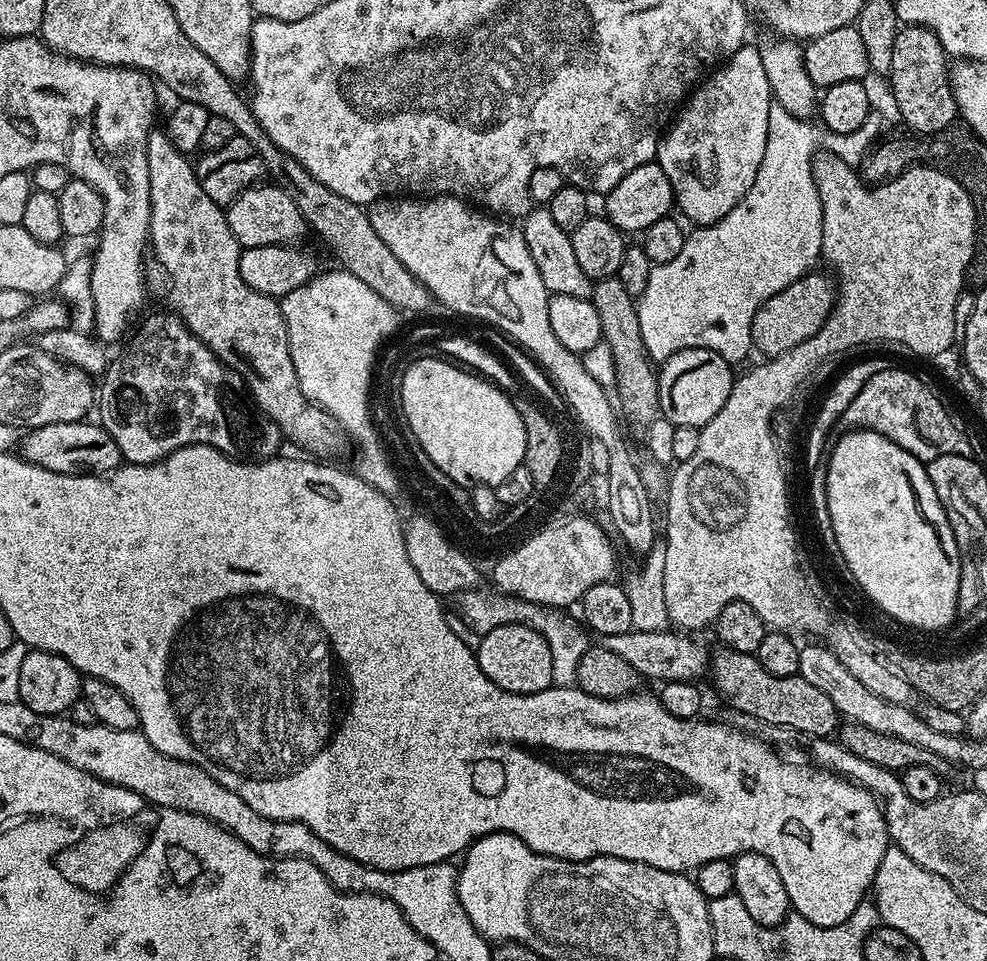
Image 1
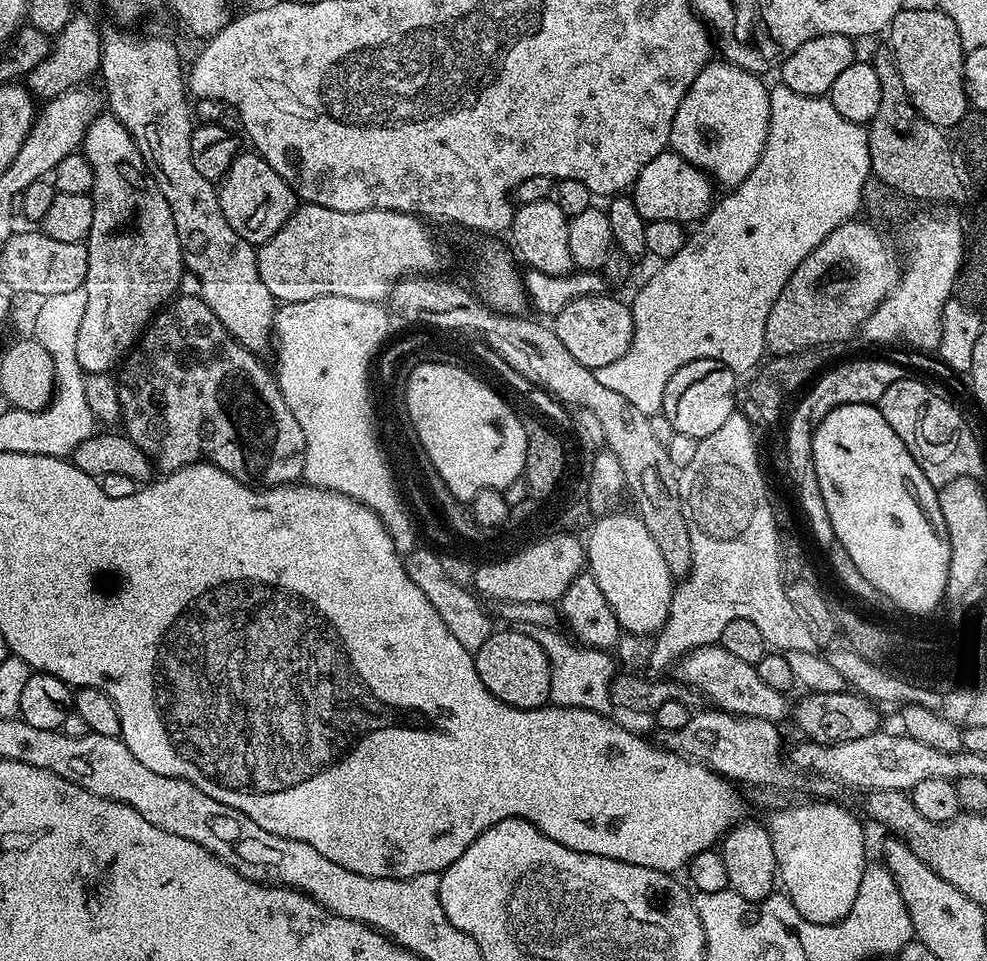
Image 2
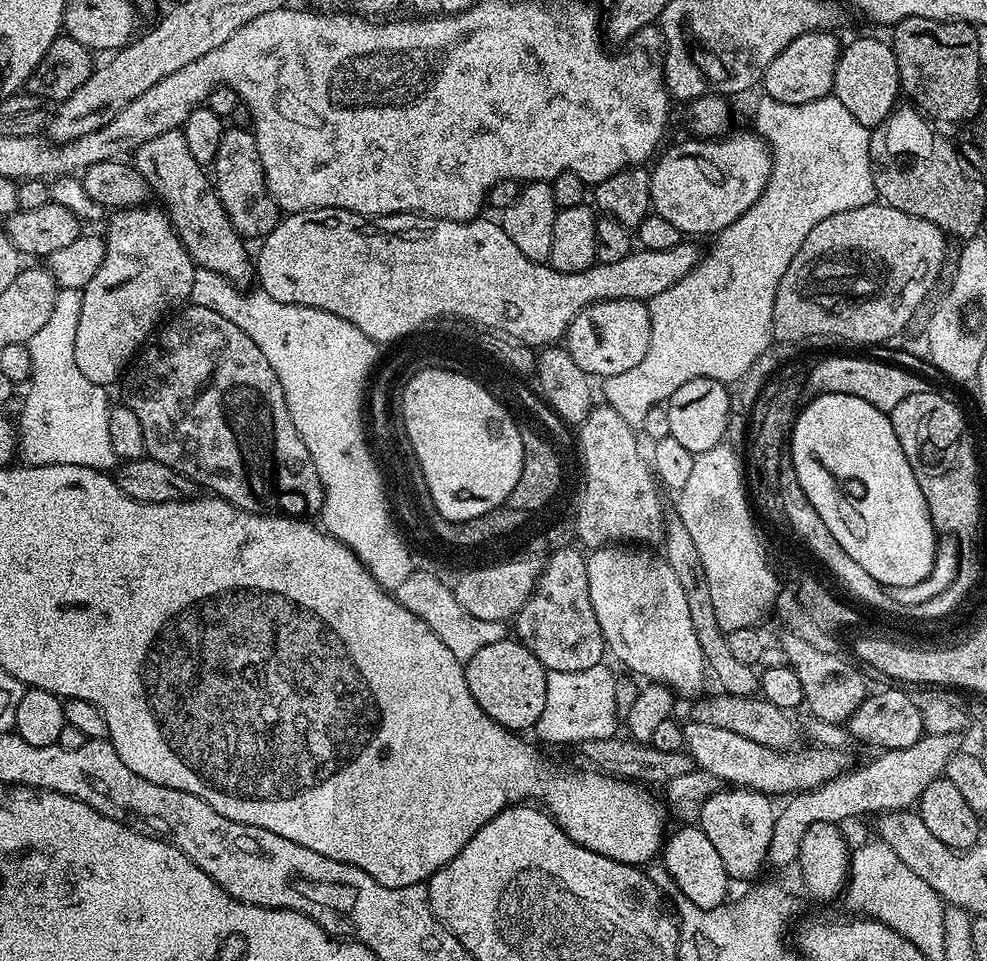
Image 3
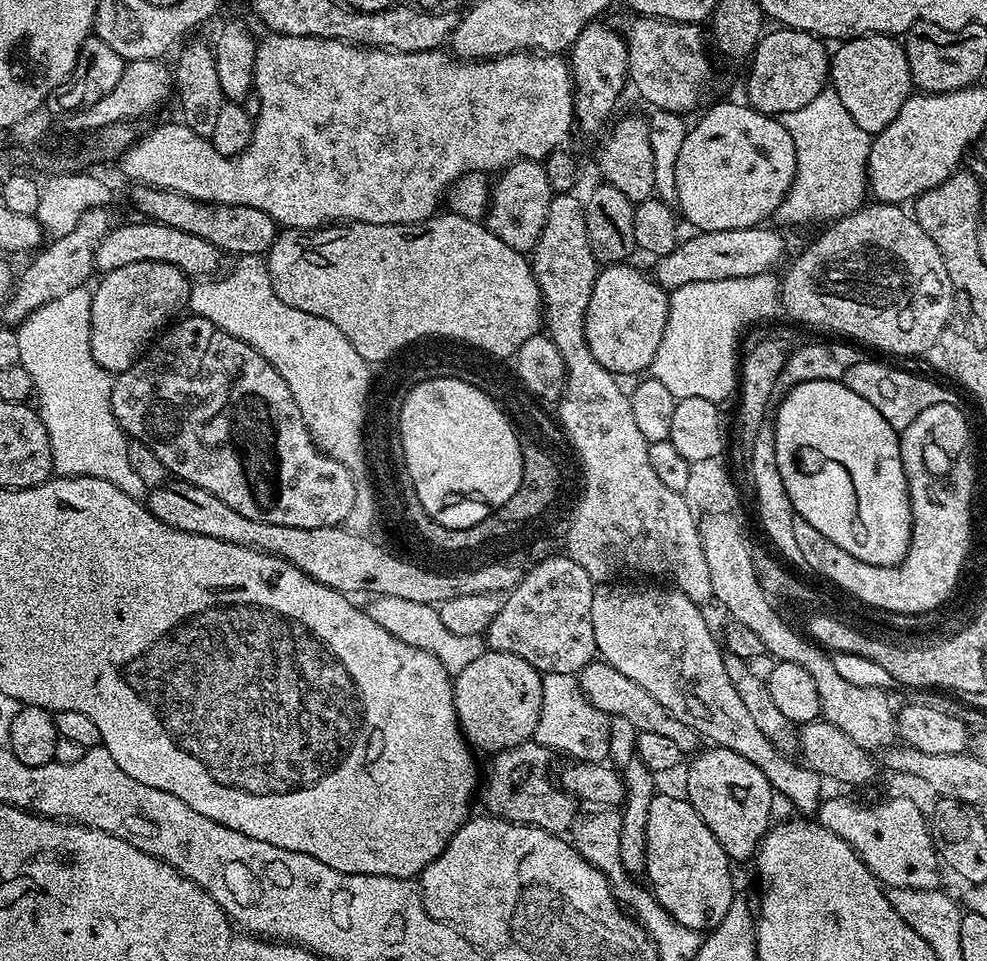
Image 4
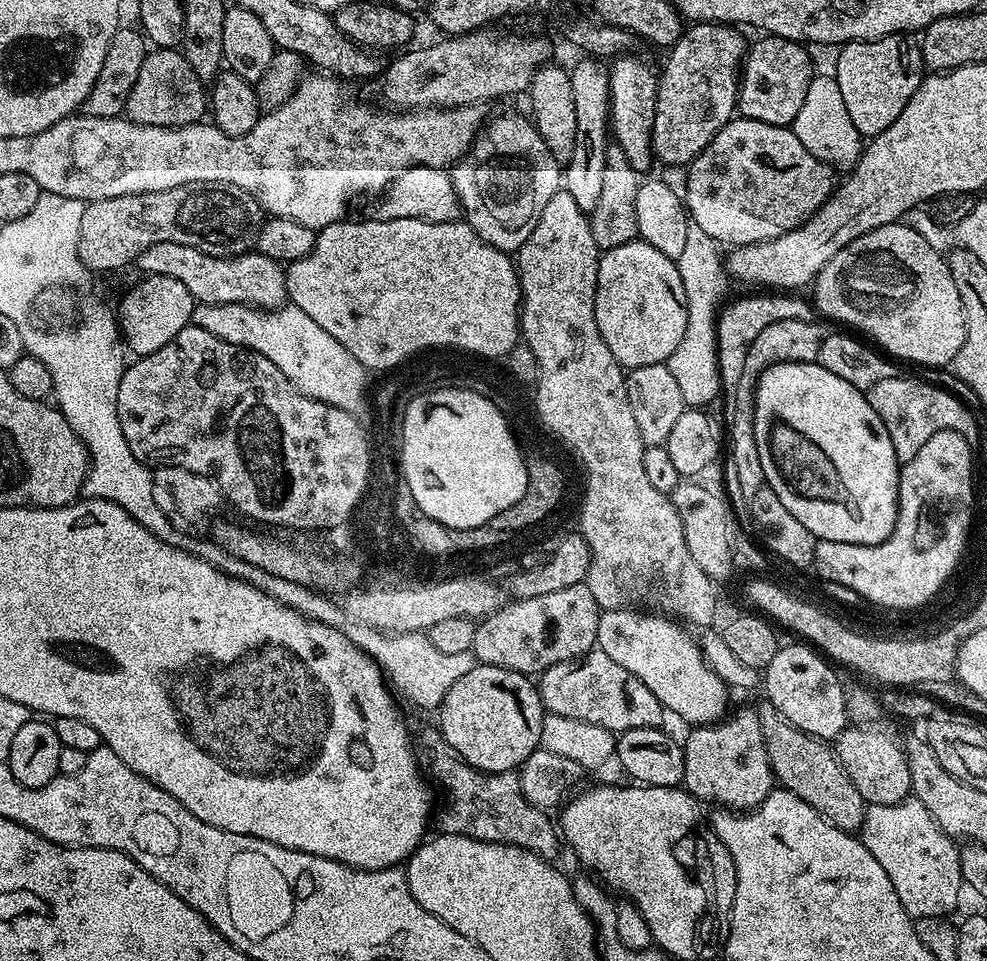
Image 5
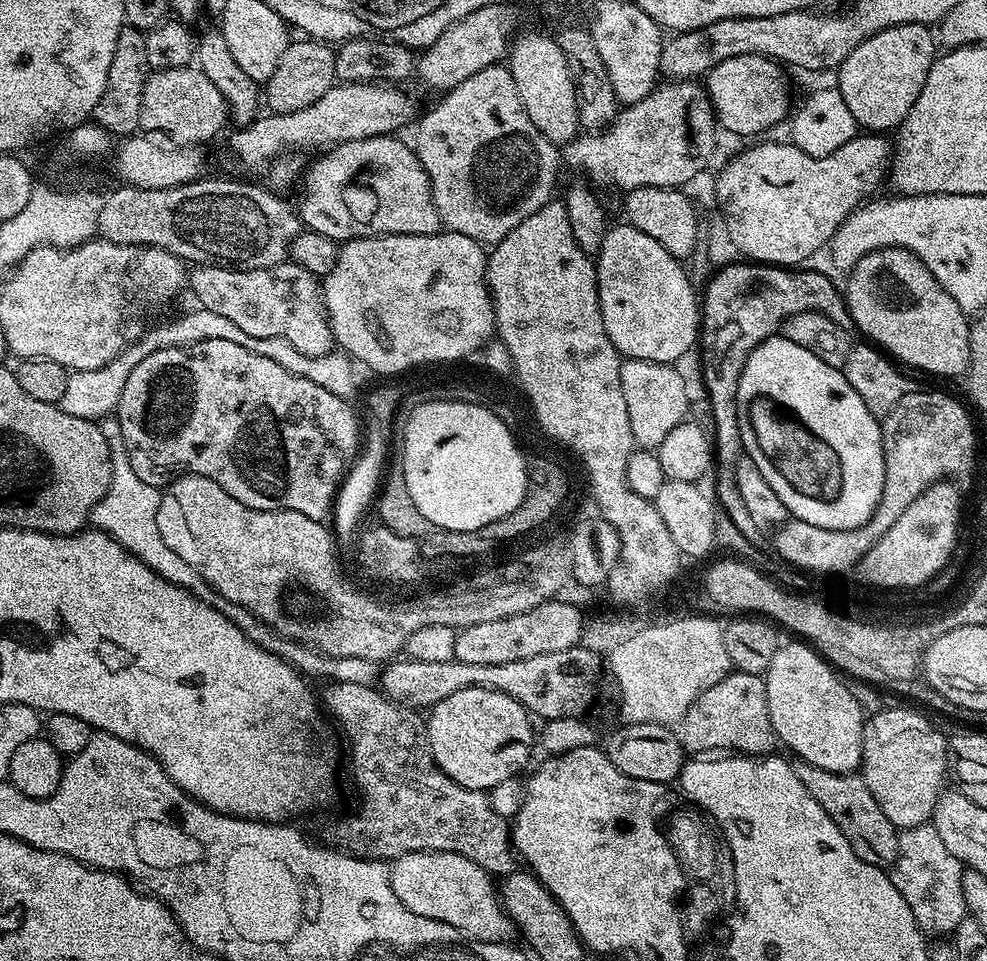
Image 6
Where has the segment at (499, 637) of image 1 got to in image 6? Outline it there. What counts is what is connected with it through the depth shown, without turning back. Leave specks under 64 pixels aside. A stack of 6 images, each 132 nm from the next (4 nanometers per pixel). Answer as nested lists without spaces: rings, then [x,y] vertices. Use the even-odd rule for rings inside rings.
[[[466,688],[442,698],[442,702],[433,704],[426,716],[428,726],[428,745],[434,754],[434,762],[458,786],[483,792],[498,786],[506,778],[523,773],[528,764],[528,751],[532,748],[533,717],[527,708],[522,707],[510,694],[504,694],[493,688]]]

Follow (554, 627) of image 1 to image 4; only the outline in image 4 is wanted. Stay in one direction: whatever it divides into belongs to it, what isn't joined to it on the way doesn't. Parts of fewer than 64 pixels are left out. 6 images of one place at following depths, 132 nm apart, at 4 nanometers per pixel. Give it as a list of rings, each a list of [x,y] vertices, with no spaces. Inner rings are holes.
[[[543,673],[542,710],[538,718],[535,741],[553,754],[565,752],[576,762],[604,762],[609,759],[610,720],[606,713],[598,710],[584,696],[580,681],[570,674]]]

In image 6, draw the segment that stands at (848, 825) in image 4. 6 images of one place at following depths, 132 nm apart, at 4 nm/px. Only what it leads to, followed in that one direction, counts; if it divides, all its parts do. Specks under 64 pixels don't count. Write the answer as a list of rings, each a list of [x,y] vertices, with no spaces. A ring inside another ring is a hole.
[[[931,823],[905,829],[900,835],[899,850],[890,875],[895,888],[910,906],[916,924],[930,936],[946,936],[954,932],[967,915],[962,893],[963,865],[943,845]]]

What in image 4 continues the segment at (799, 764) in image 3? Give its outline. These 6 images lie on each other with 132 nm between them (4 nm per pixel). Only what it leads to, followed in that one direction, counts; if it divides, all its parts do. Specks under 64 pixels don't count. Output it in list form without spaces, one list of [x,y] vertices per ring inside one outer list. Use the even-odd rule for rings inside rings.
[[[597,658],[582,669],[578,679],[584,696],[608,717],[622,715],[634,724],[637,732],[662,734],[665,738],[670,738],[678,746],[681,754],[692,754],[697,751],[698,735],[695,729],[683,723],[681,719],[674,718],[649,691],[644,690],[637,682],[631,681],[625,674],[619,673],[614,666]]]

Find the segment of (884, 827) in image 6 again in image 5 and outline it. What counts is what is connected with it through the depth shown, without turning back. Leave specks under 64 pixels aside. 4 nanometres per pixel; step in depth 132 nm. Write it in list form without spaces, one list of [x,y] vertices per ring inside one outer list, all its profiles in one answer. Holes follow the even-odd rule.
[[[766,698],[761,699],[761,704],[757,703],[755,709],[775,783],[783,791],[793,792],[802,798],[806,806],[818,810],[818,814],[836,828],[855,833],[866,819],[866,803],[840,764],[837,753],[825,741],[807,736],[795,728]]]

